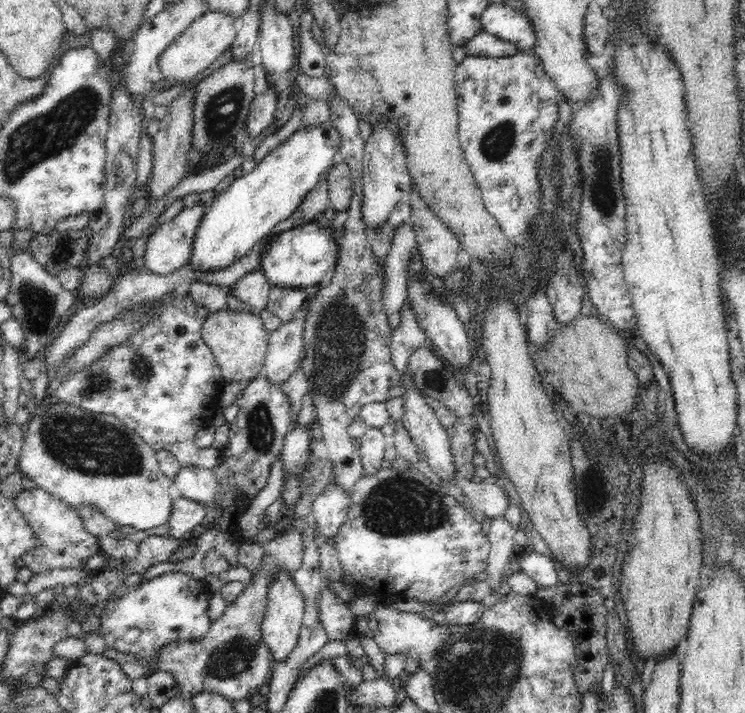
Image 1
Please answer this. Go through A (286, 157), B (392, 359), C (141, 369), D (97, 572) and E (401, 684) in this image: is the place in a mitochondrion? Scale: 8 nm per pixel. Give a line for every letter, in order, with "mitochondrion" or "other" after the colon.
A: other
B: other
C: mitochondrion
D: other
E: other

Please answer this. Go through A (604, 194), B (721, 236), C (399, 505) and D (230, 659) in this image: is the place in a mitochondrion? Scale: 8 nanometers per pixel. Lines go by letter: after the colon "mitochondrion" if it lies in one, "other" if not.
A: mitochondrion
B: other
C: mitochondrion
D: mitochondrion

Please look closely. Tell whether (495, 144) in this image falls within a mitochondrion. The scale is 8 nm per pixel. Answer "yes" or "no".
yes

